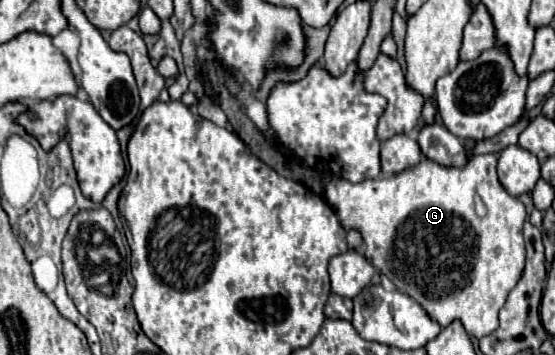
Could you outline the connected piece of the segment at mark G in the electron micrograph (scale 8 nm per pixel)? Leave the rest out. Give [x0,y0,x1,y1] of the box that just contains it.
[317,154,525,338]

